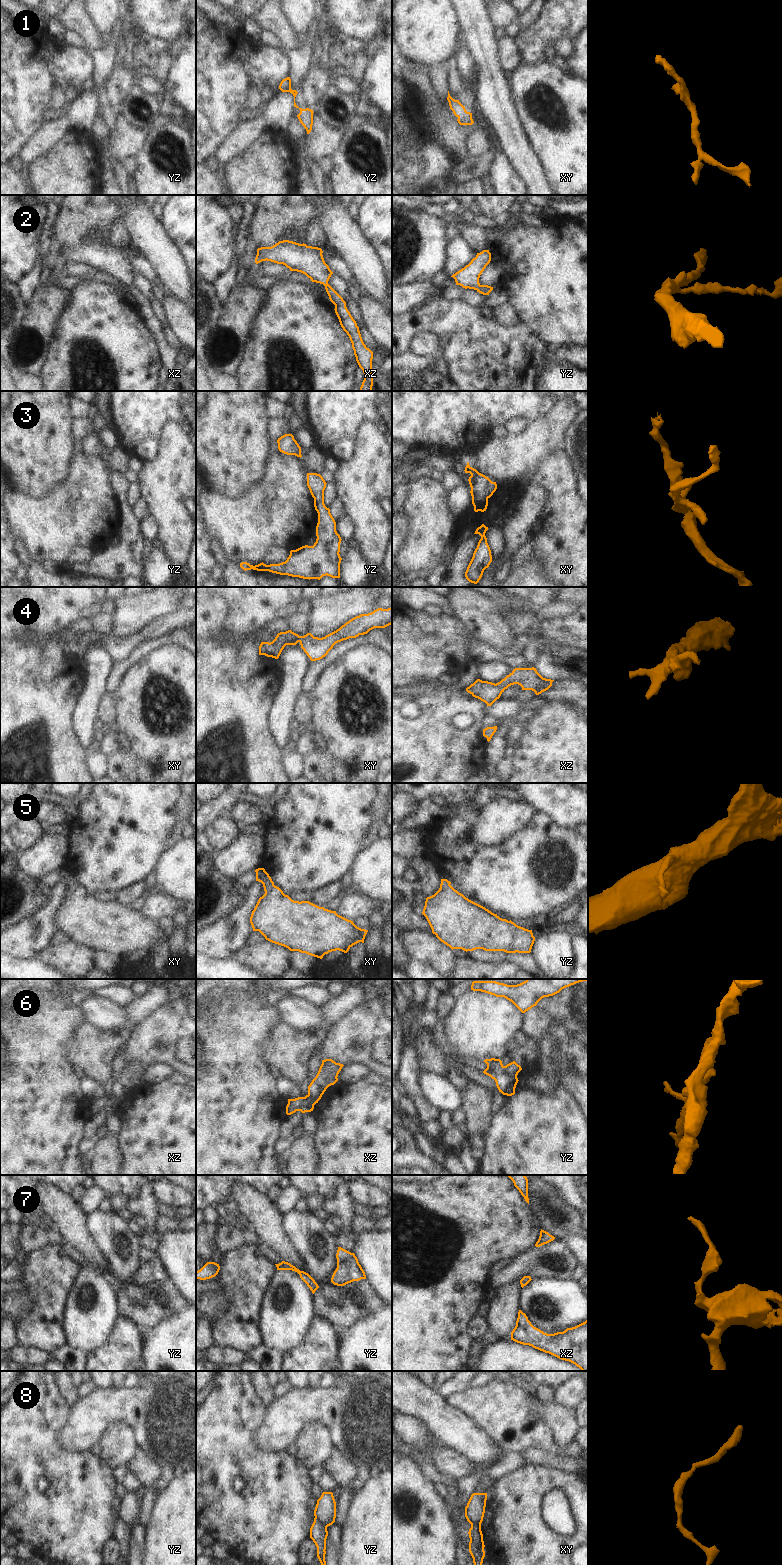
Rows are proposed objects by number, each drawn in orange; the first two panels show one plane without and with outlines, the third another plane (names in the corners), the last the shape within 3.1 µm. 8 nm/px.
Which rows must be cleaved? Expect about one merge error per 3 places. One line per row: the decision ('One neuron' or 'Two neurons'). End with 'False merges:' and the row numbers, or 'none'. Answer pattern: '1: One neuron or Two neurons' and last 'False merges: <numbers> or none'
1: One neuron
2: One neuron
3: One neuron
4: One neuron
5: One neuron
6: Two neurons
7: One neuron
8: Two neurons
False merges: 6, 8

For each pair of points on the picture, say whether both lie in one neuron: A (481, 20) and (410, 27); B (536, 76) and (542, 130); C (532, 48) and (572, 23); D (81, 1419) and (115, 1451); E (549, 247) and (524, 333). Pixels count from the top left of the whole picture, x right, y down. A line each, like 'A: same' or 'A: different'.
A: different
B: same
C: same
D: different
E: different

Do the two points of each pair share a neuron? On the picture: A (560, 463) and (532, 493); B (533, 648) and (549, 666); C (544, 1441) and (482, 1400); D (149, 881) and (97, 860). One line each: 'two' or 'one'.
A: two
B: two
C: one
D: two

